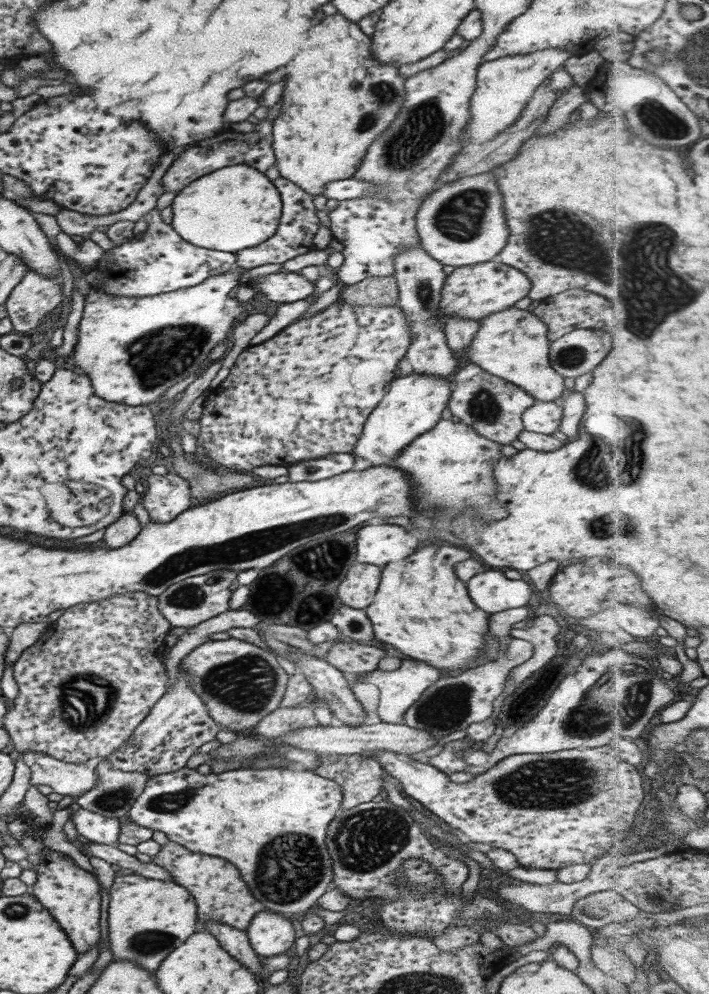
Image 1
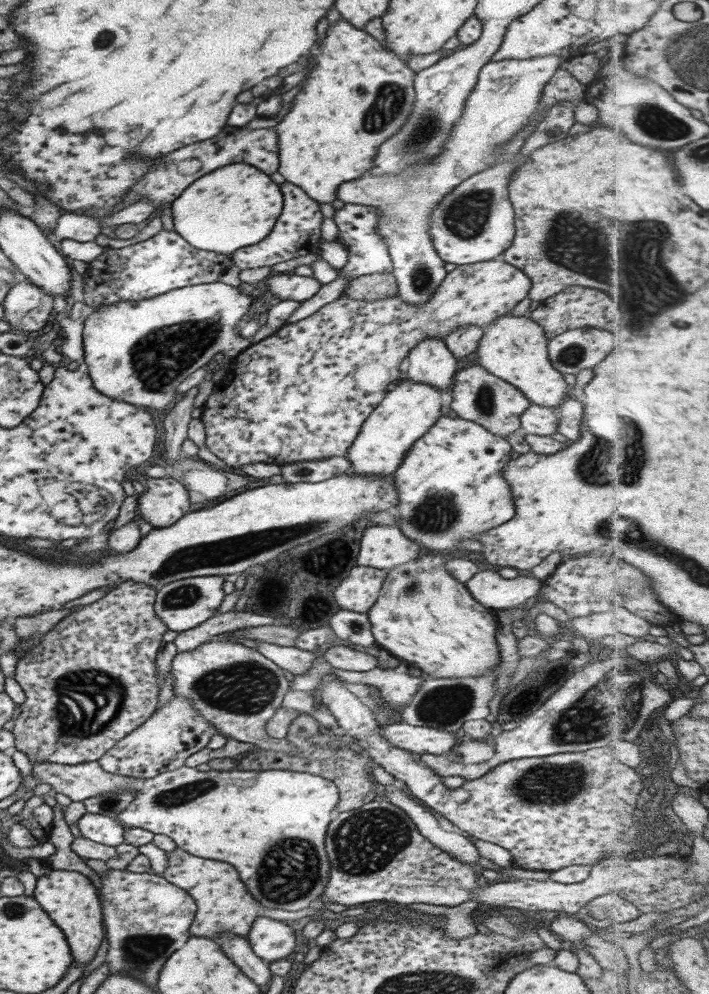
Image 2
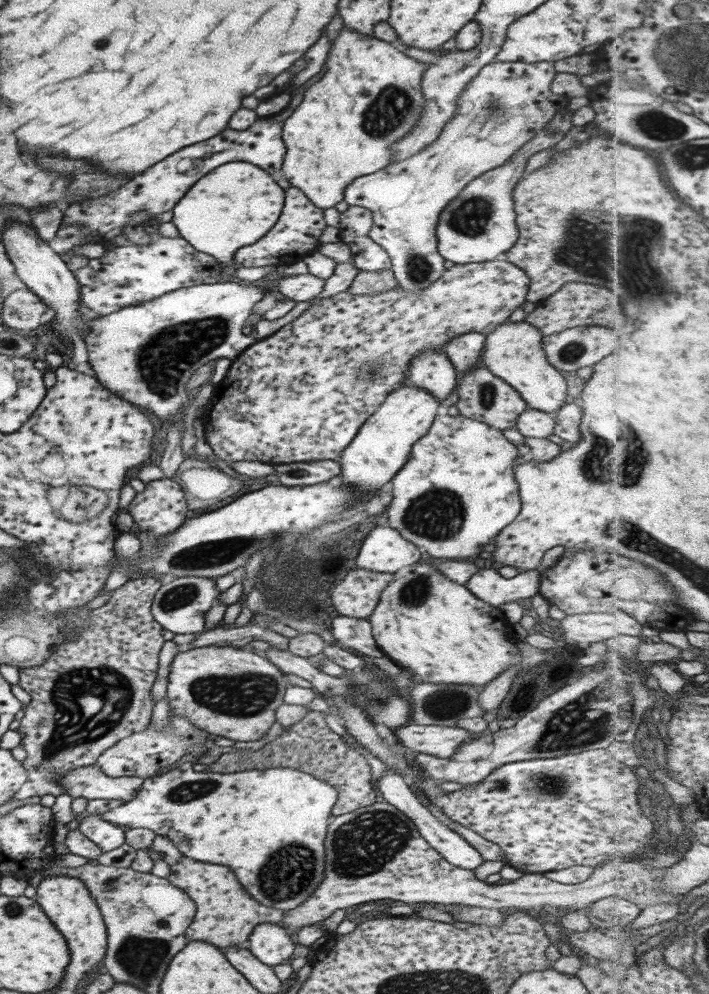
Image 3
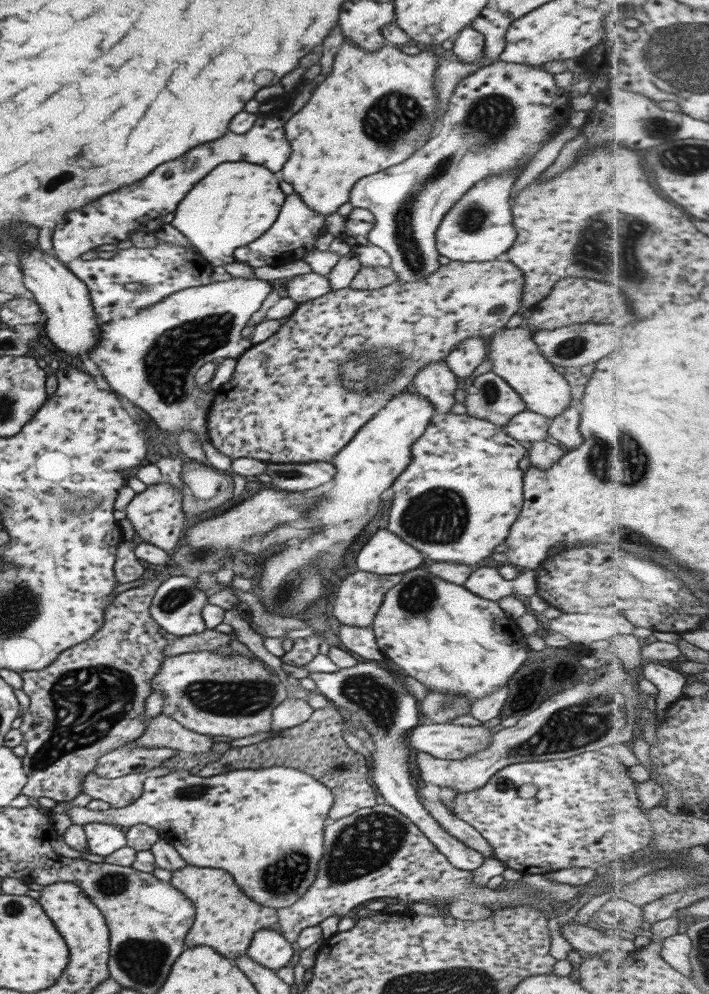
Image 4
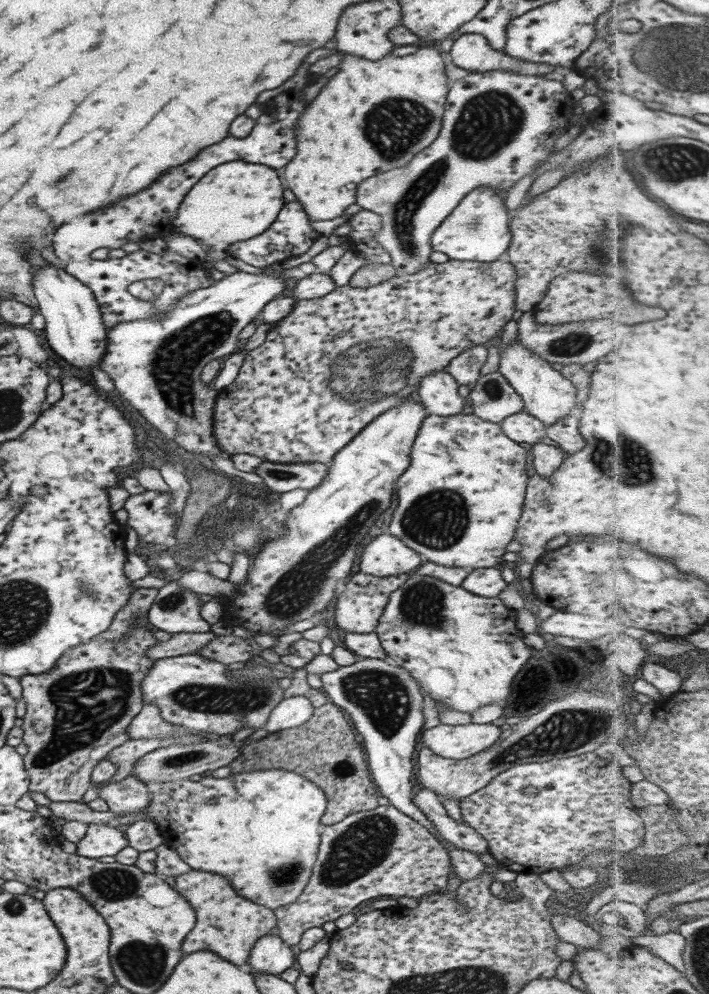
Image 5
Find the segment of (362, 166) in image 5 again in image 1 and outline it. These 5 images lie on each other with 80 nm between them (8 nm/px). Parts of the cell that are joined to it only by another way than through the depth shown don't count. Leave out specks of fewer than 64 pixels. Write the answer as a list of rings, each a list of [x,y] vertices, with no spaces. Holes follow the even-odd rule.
[[[333,14],[333,16],[325,16],[321,18],[319,22],[311,24],[311,30],[309,30],[309,38],[307,38],[307,44],[305,48],[295,54],[295,58],[291,58],[291,62],[287,62],[285,66],[285,76],[283,76],[283,94],[281,94],[281,108],[279,108],[279,116],[271,122],[271,148],[273,154],[275,154],[275,166],[277,166],[277,172],[281,178],[285,178],[291,181],[293,184],[299,186],[307,194],[311,196],[322,195],[322,188],[331,181],[350,178],[350,176],[358,169],[360,160],[364,157],[367,146],[371,144],[371,140],[375,139],[379,133],[382,133],[383,129],[386,129],[395,116],[399,114],[401,110],[402,102],[404,101],[404,80],[403,77],[399,77],[397,74],[398,67],[394,64],[385,64],[384,62],[378,62],[371,54],[371,40],[370,36],[367,36],[359,27],[357,23],[347,22],[343,16],[339,14]]]

